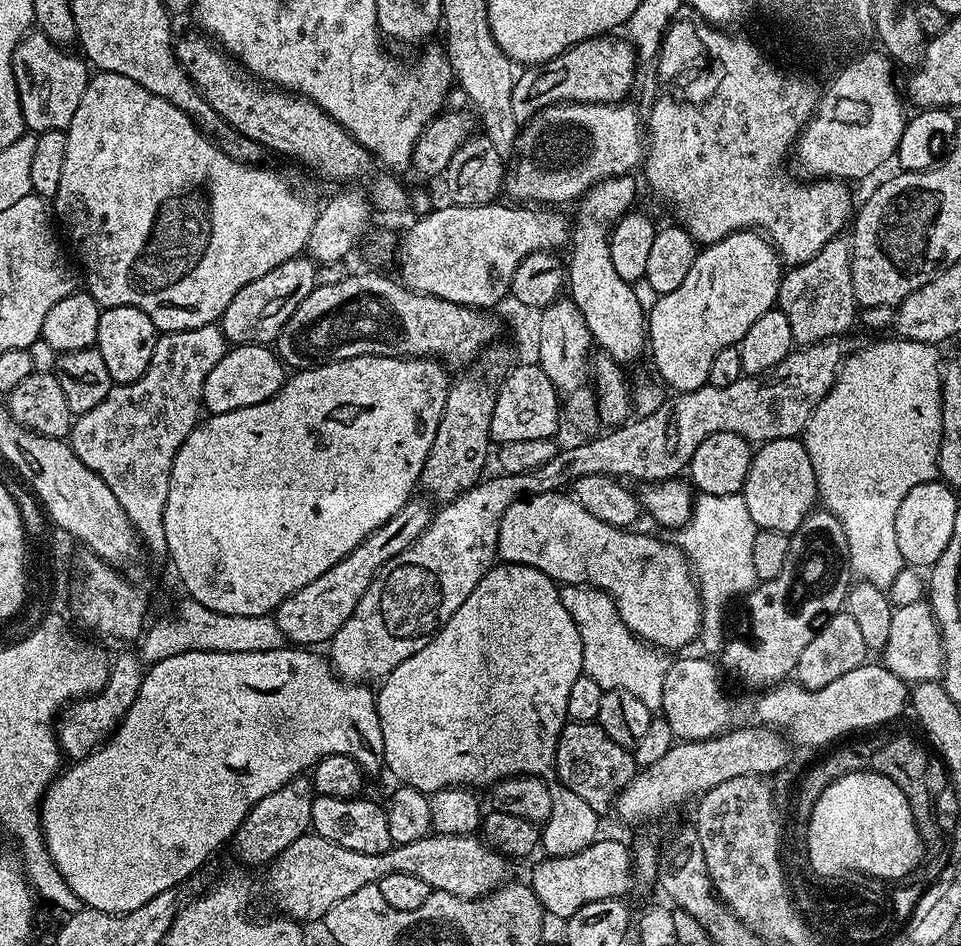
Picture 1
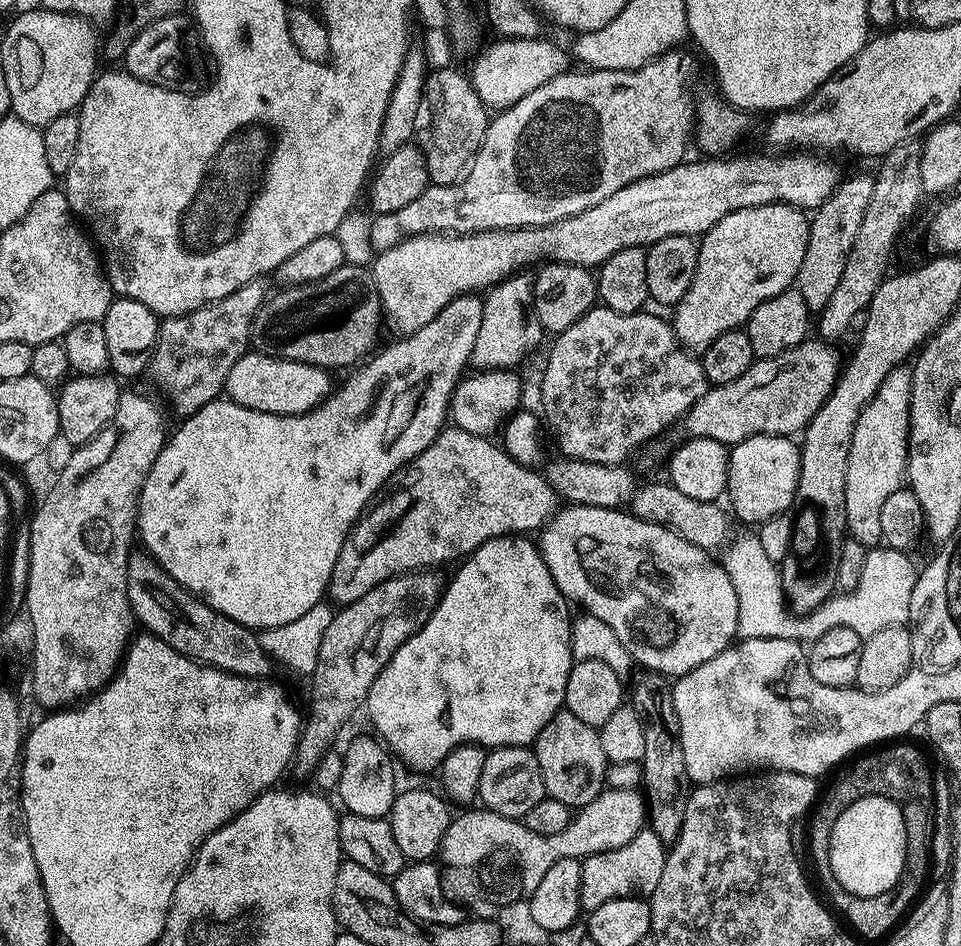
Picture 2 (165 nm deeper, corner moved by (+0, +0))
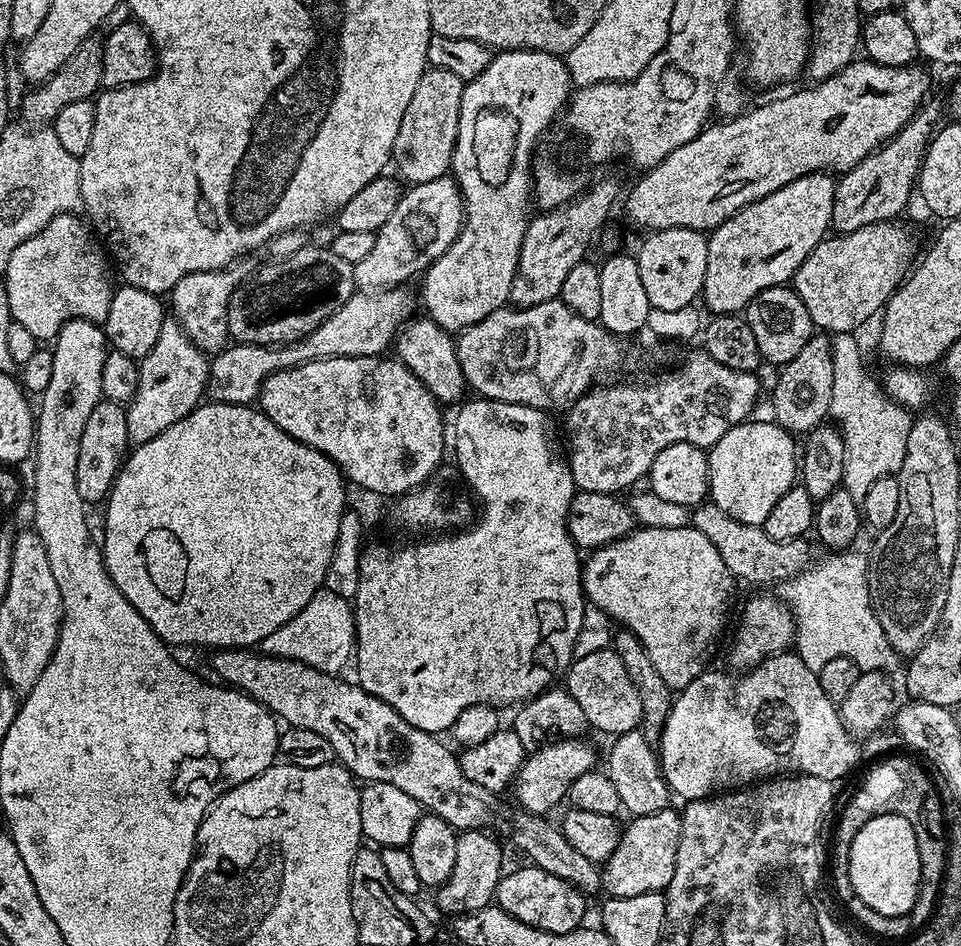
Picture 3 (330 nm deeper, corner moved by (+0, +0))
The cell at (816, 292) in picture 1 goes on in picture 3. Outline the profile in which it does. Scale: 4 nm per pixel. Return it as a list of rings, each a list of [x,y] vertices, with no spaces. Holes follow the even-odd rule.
[[[931,102],[925,103],[910,118],[910,122],[902,126],[898,135],[887,140],[881,148],[875,148],[869,156],[862,158],[862,162],[858,162],[858,166],[836,180],[831,227],[837,233],[853,232],[867,224],[896,220],[899,217],[898,214],[907,206],[908,199],[914,196],[920,161],[924,159],[930,137],[941,123],[940,112],[942,116],[941,105],[939,108]]]

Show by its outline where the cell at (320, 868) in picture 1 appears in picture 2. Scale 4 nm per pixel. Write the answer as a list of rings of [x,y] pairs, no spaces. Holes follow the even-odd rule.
[[[605,787],[604,791],[598,794],[598,798],[594,798],[594,802],[576,812],[566,828],[558,834],[536,834],[527,828],[523,819],[506,818],[483,806],[472,806],[461,812],[464,812],[461,816],[453,815],[440,843],[438,860],[447,871],[449,868],[450,871],[456,872],[458,879],[468,880],[472,892],[455,893],[454,899],[457,904],[469,909],[477,907],[475,915],[480,918],[489,915],[488,908],[504,908],[507,904],[516,904],[520,899],[523,901],[532,897],[534,890],[538,890],[538,882],[546,878],[546,870],[550,870],[554,862],[562,858],[580,860],[585,856],[602,854],[618,846],[626,846],[626,842],[633,840],[646,827],[646,800],[637,789],[618,790]]]

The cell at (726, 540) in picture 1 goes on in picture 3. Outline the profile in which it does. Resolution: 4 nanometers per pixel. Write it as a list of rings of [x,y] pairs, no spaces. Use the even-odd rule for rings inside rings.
[[[844,550],[832,554],[821,564],[813,563],[797,576],[783,581],[778,588],[780,599],[792,611],[796,622],[794,651],[817,674],[830,658],[843,656],[855,662],[861,672],[883,670],[892,674],[902,664],[872,609],[868,593],[868,556],[856,551]]]

